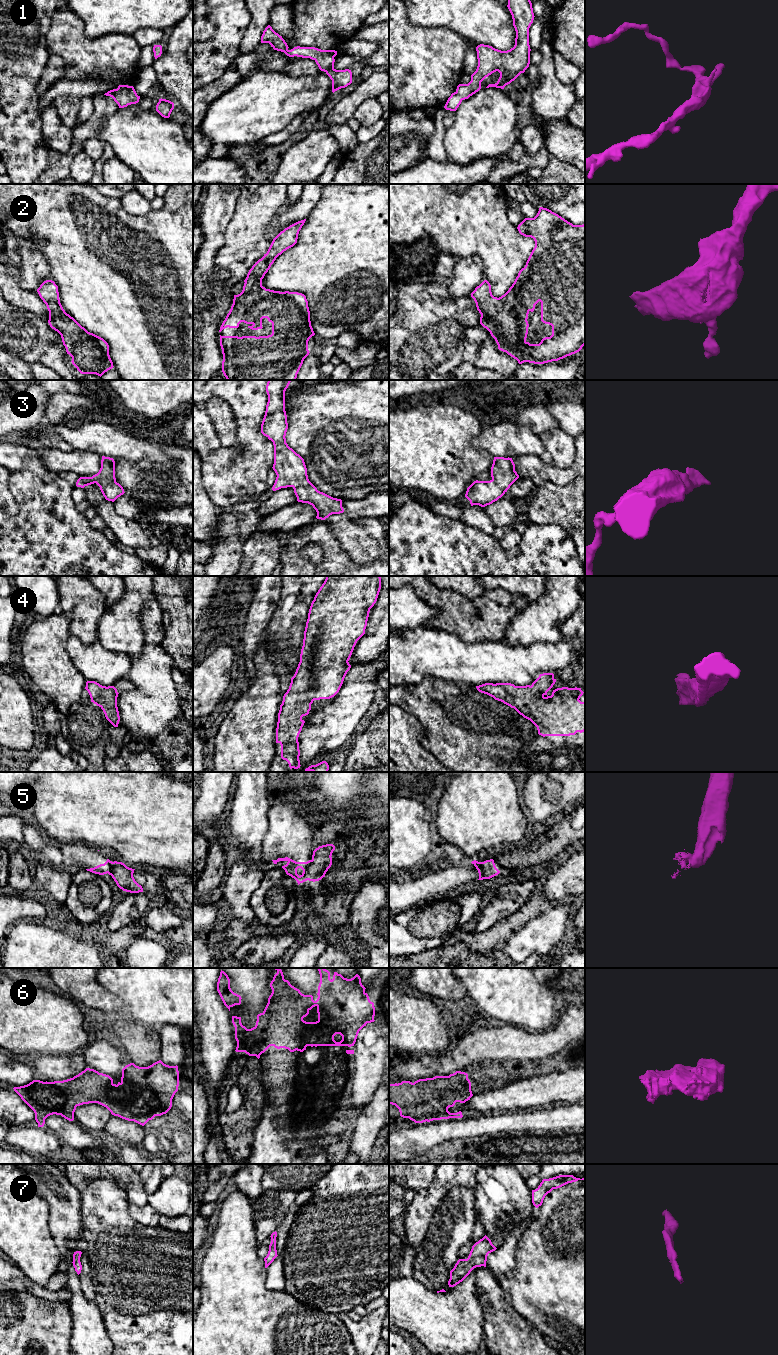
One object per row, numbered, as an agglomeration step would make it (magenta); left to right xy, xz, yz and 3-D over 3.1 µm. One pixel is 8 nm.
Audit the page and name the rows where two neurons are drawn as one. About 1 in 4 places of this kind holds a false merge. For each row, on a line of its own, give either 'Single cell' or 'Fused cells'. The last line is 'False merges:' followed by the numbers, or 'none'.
1: Single cell
2: Single cell
3: Single cell
4: Single cell
5: Fused cells
6: Fused cells
7: Single cell
False merges: 5, 6

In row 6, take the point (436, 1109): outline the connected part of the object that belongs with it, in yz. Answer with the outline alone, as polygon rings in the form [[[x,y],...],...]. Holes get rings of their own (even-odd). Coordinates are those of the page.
[[[454,1091],[452,1095],[454,1099],[451,1101],[446,1101],[442,1099],[441,1097],[435,1096],[433,1100],[426,1103],[419,1103],[419,1104],[411,1105],[411,1106],[408,1106],[406,1103],[400,1103],[399,1104],[400,1116],[403,1118],[409,1118],[415,1123],[423,1123],[426,1121],[430,1122],[433,1120],[449,1119],[449,1118],[462,1118],[463,1115],[461,1111],[457,1113],[450,1113],[448,1111],[449,1107],[453,1107],[456,1102],[459,1102],[458,1099],[456,1099],[454,1096]]]

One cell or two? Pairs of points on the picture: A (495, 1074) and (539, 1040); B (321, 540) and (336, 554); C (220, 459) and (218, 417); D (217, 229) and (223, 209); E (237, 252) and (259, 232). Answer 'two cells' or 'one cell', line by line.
A: two cells
B: one cell
C: two cells
D: one cell
E: one cell

